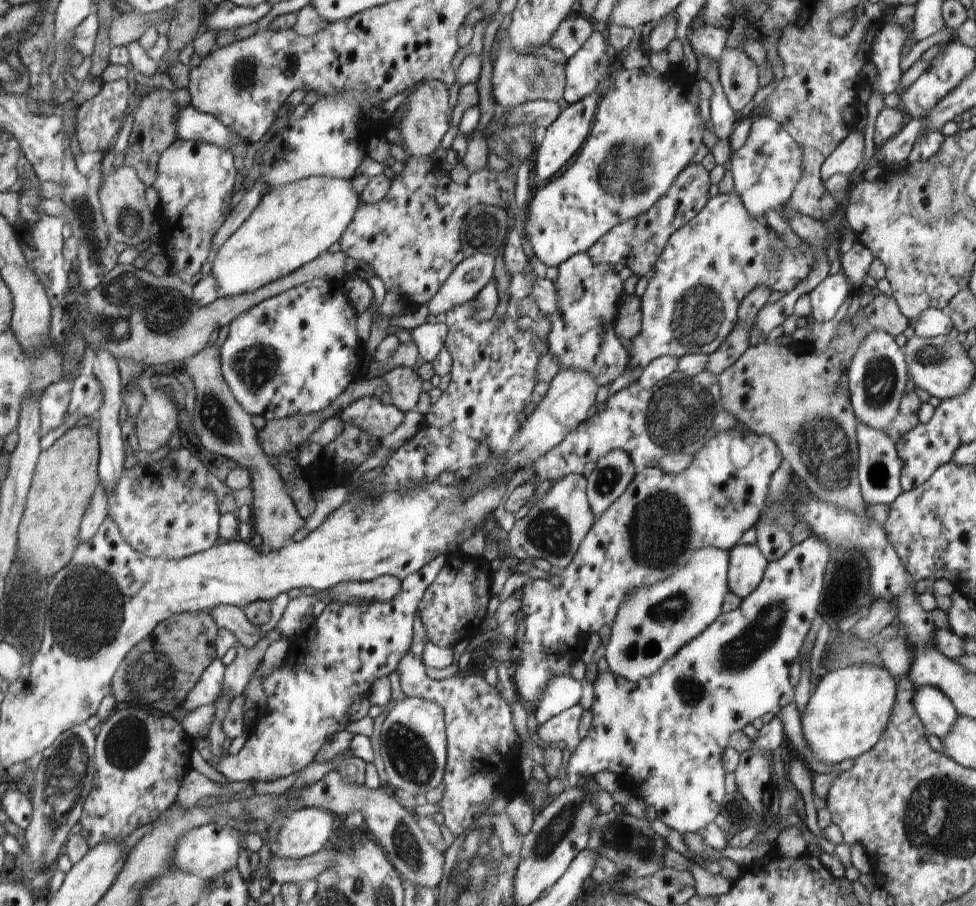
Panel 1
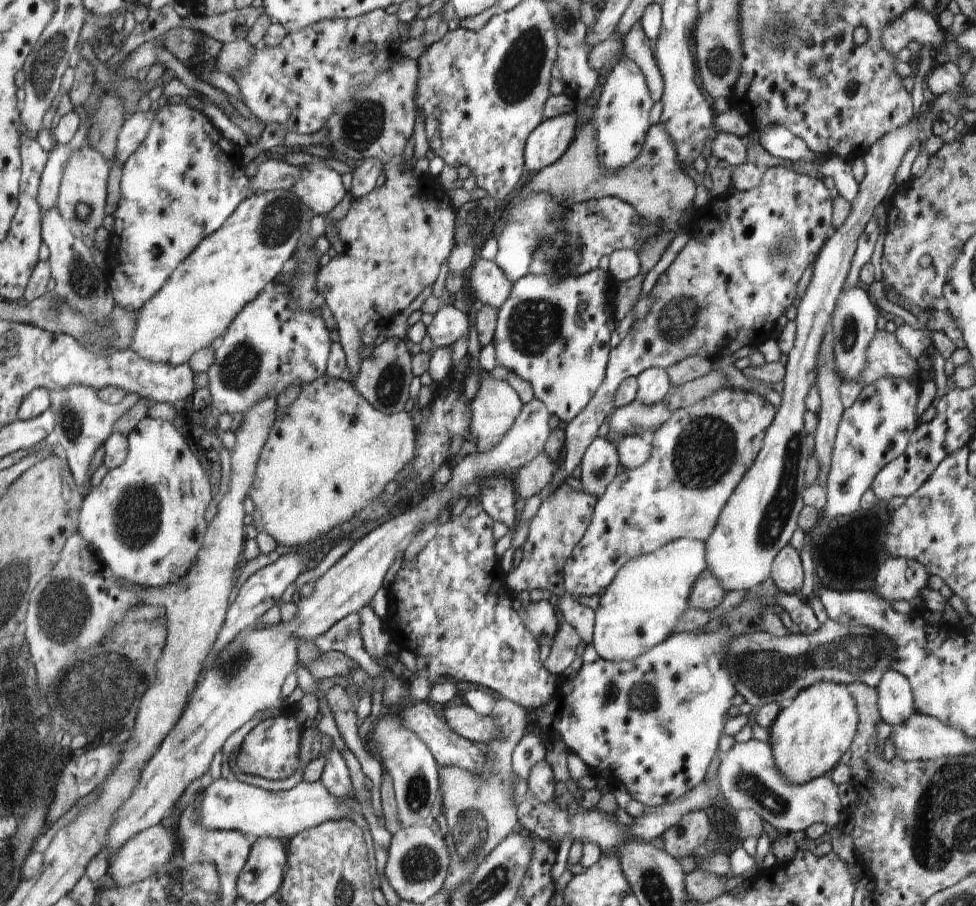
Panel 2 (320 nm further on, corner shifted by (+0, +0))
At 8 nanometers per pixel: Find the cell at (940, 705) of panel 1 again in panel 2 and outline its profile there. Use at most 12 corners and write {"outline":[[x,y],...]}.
{"outline":[[894,669],[881,674],[877,710],[886,724],[916,711],[908,679]]}

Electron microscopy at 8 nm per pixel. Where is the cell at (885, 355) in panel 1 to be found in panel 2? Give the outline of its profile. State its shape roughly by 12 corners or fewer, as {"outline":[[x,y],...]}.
{"outline":[[863,285],[840,291],[828,326],[842,380],[859,379],[881,311]]}

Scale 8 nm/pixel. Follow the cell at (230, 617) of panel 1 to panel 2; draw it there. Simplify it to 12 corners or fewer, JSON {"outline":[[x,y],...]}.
{"outline":[[340,651],[302,665],[316,680],[346,676],[358,666]]}

